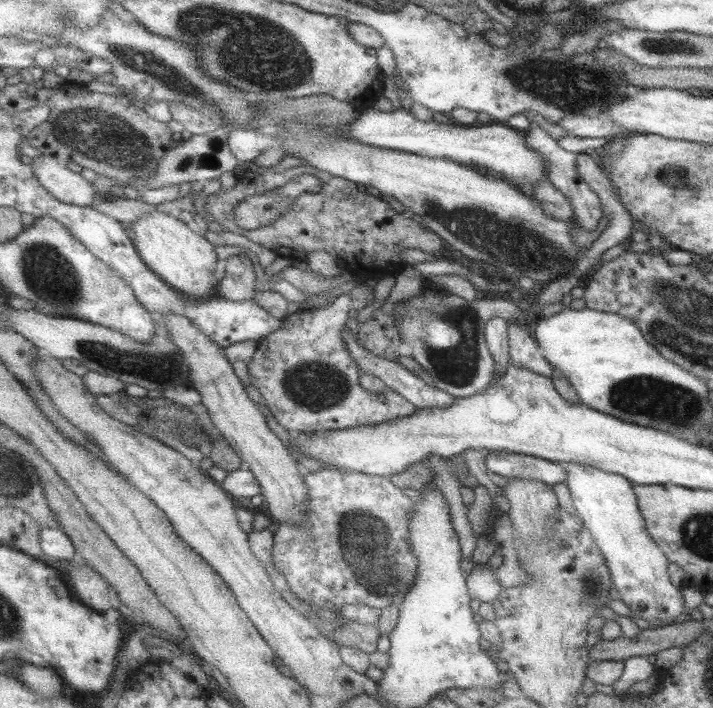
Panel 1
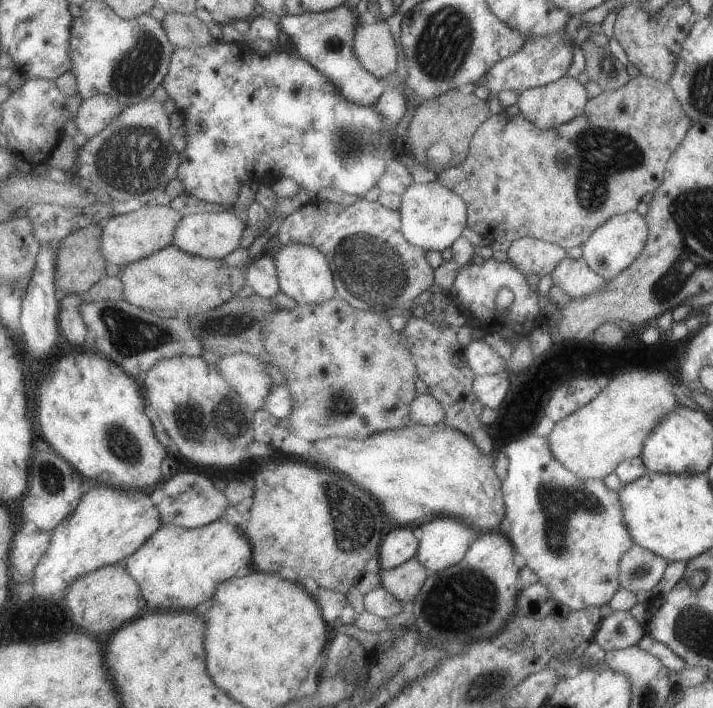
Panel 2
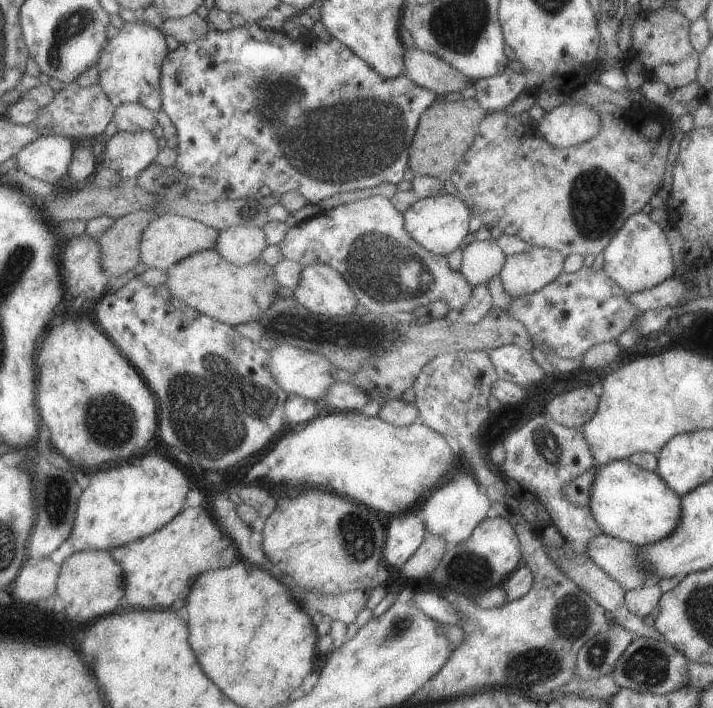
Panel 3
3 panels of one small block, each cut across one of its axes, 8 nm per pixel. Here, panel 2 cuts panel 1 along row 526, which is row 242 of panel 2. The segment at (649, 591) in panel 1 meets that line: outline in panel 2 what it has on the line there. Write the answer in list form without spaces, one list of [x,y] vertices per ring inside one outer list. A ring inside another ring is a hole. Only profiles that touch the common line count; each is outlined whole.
[[[637,211],[616,214],[605,223],[600,224],[592,232],[589,240],[582,244],[582,257],[593,272],[608,281],[637,260],[647,237],[648,228],[645,219]]]

